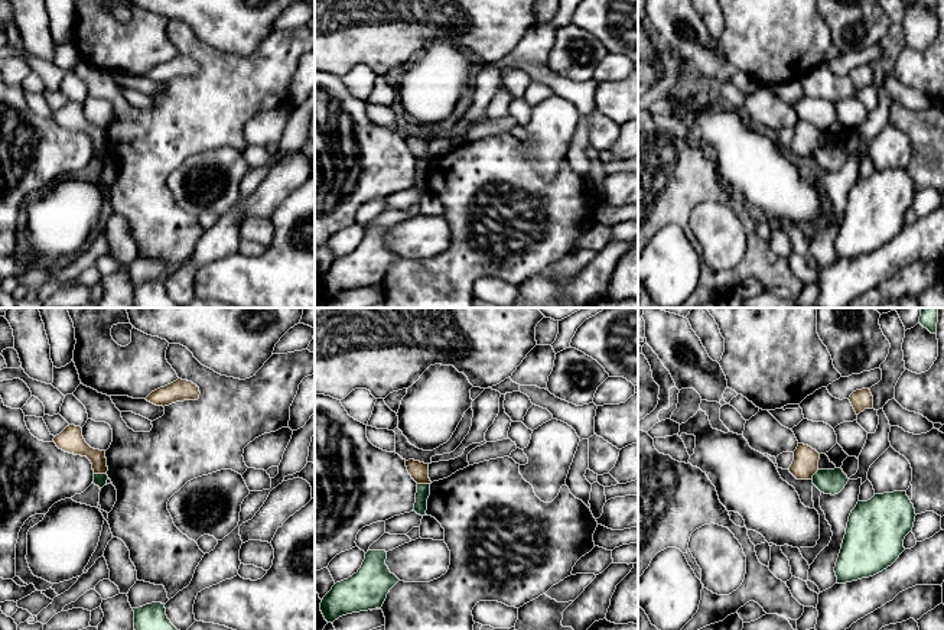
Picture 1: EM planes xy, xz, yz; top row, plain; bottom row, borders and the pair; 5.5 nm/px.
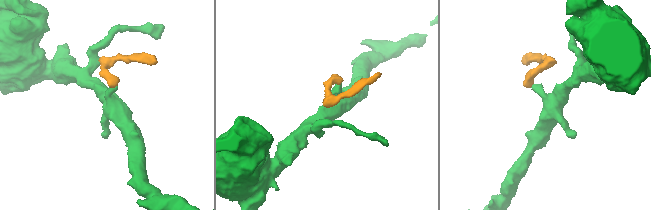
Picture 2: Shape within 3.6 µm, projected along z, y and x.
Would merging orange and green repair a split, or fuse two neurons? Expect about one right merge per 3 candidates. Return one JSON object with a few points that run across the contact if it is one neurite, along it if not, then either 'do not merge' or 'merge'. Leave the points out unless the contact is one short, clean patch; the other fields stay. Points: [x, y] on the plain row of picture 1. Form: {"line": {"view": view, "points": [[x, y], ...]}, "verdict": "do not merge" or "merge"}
{"line": {"view": "xy", "points": [[94, 149], [106, 150]]}, "verdict": "do not merge"}

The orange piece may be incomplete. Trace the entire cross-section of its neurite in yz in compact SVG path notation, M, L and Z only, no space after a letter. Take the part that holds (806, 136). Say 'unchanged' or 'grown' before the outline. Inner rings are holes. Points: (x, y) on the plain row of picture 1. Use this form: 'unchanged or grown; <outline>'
unchanged; M798 120L794 127L794 137L790 143L790 149L797 156L813 156L813 152L818 147L820 130L808 121Z

